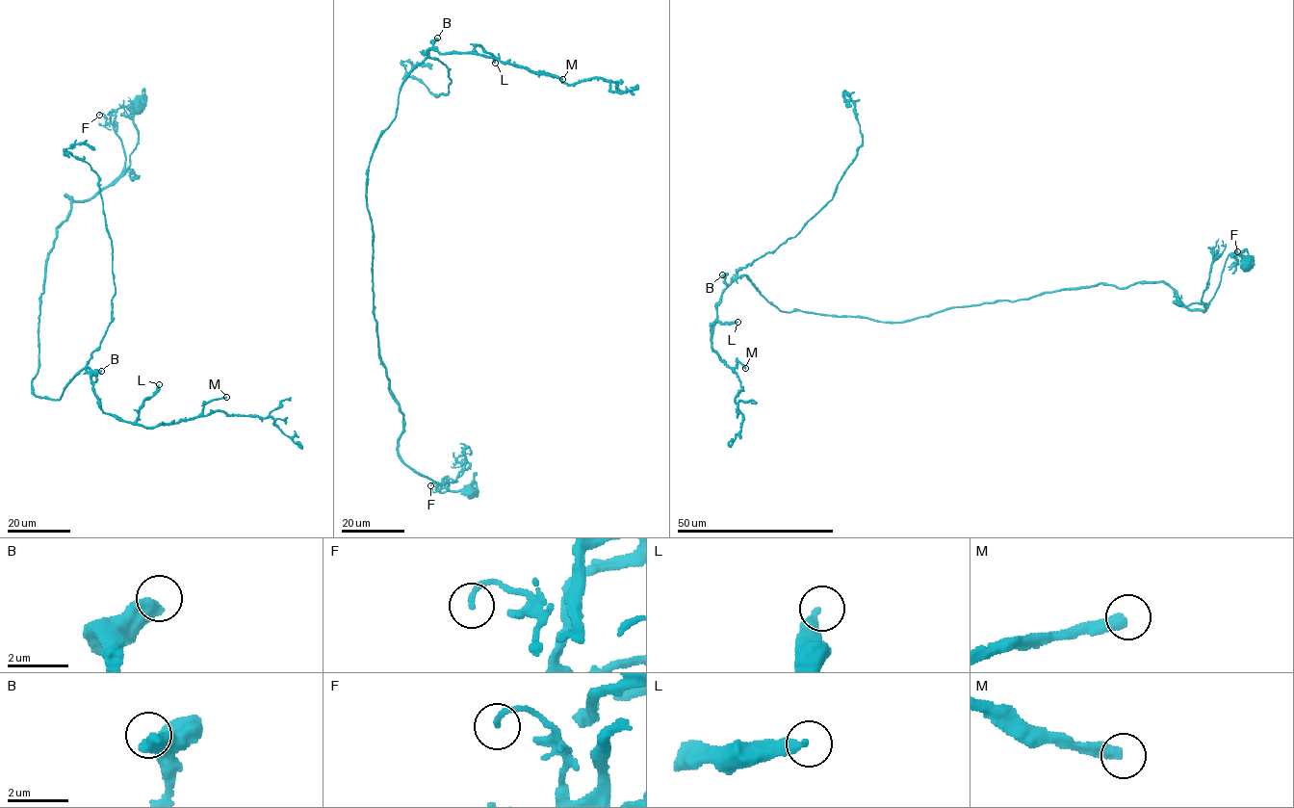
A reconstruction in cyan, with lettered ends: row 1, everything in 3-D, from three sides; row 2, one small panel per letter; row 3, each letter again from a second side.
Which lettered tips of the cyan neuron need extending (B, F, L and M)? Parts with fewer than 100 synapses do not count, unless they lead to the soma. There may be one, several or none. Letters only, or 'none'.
M

